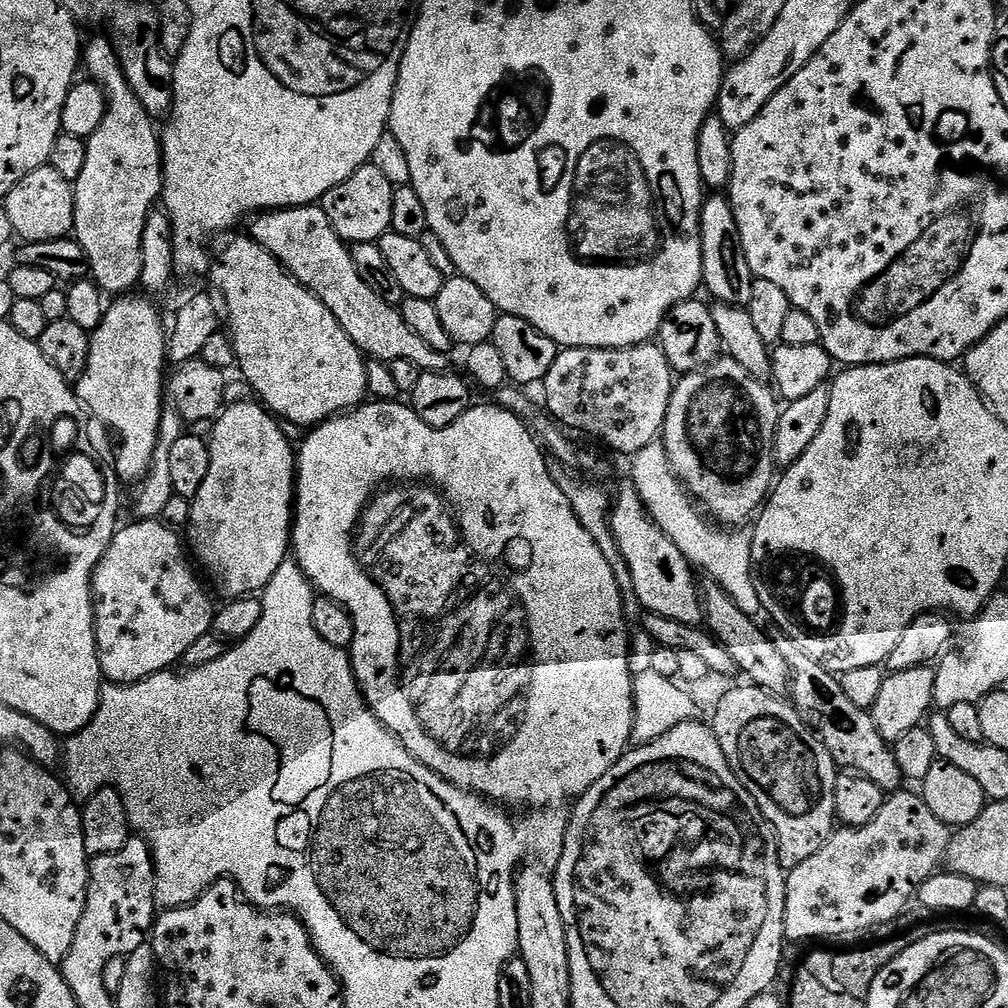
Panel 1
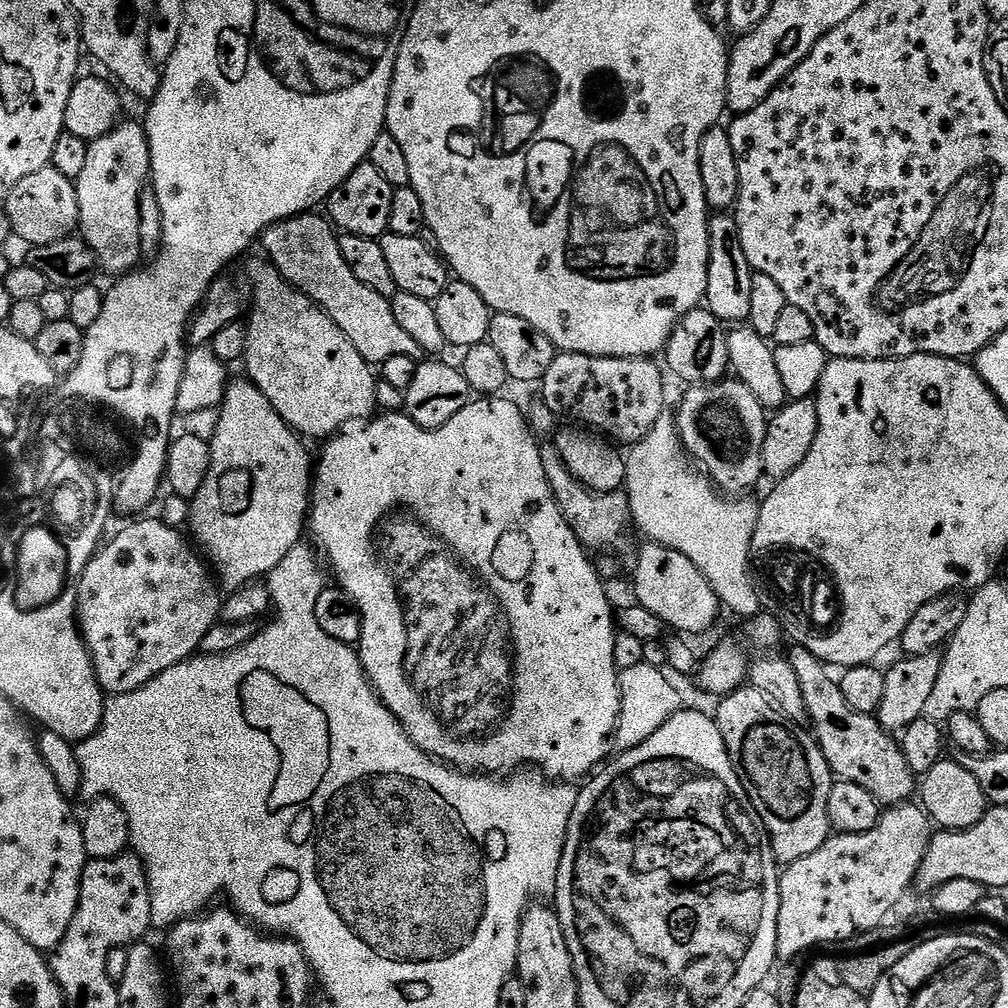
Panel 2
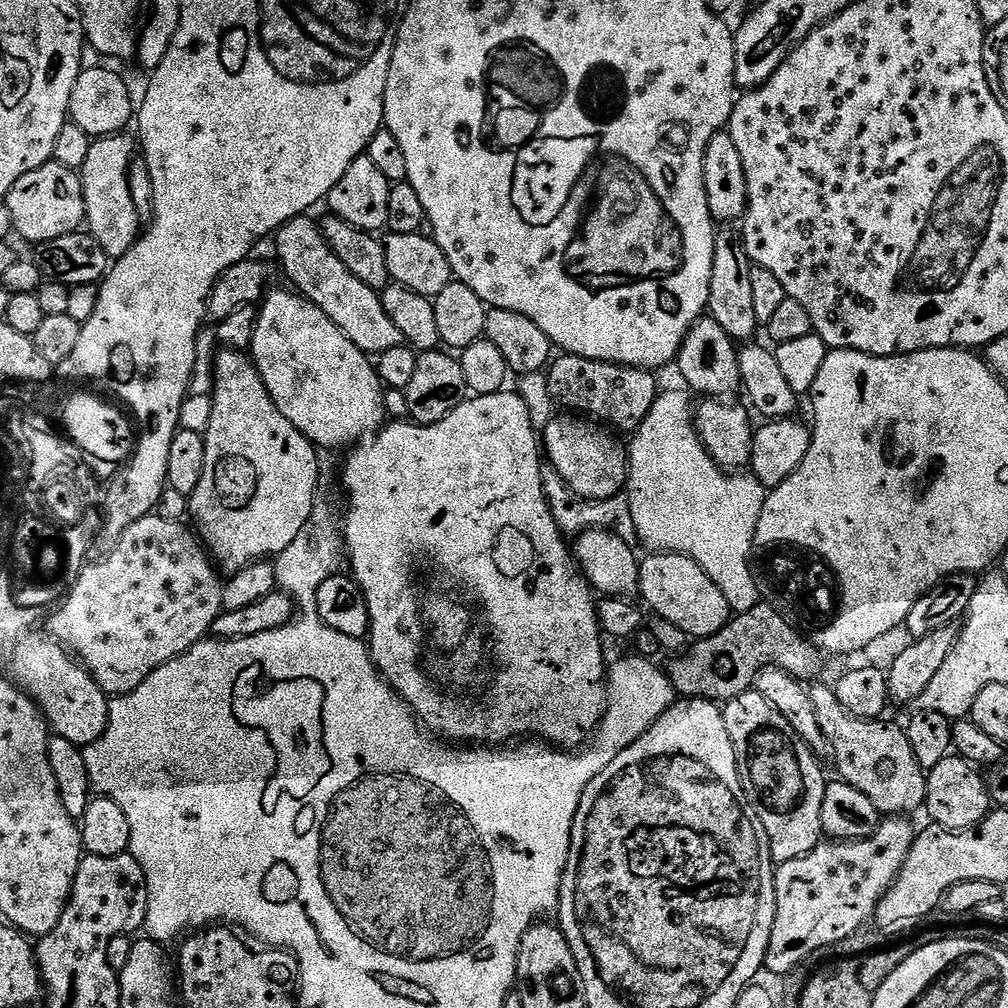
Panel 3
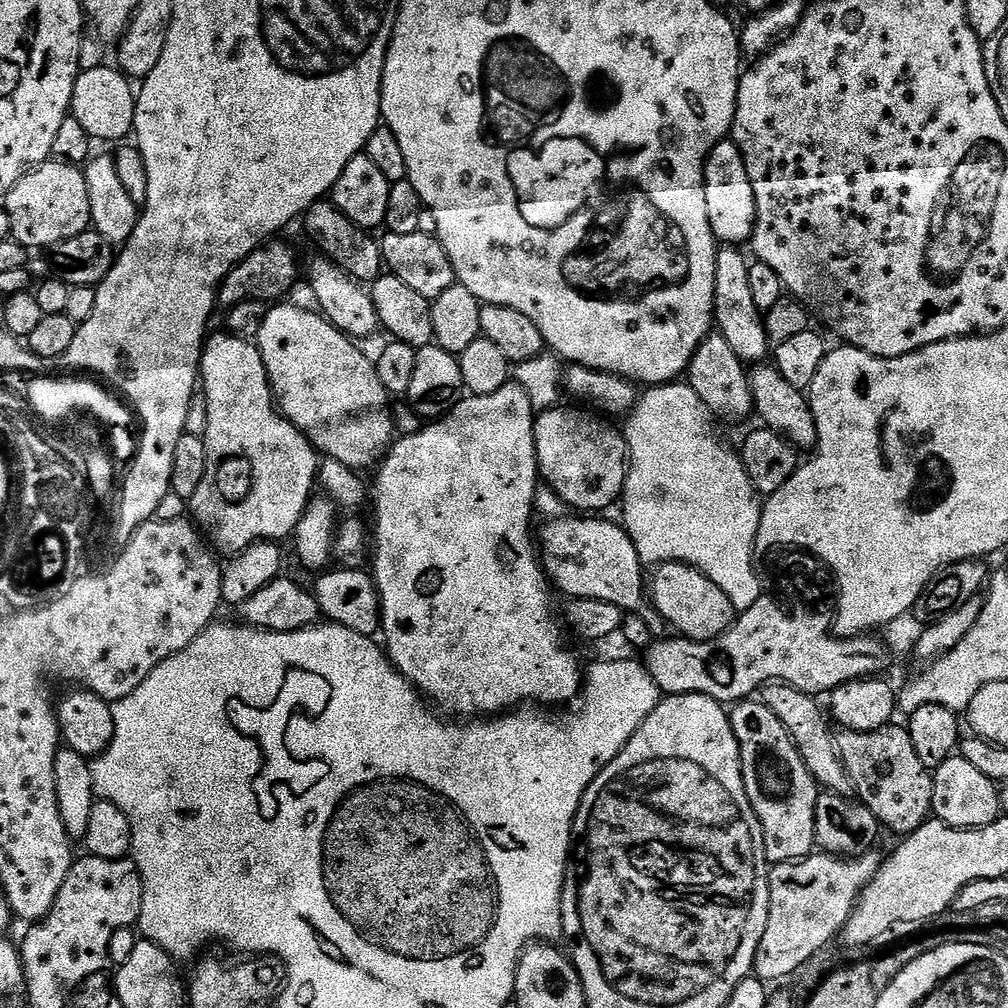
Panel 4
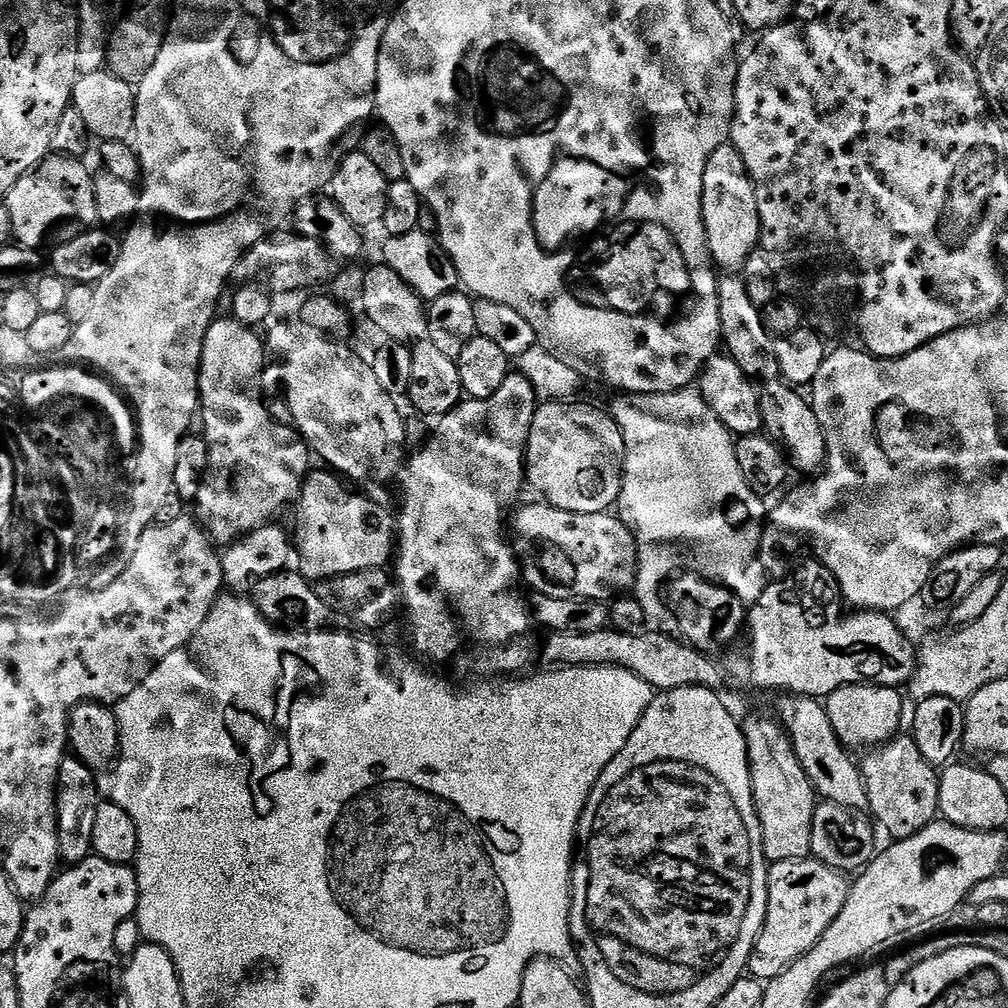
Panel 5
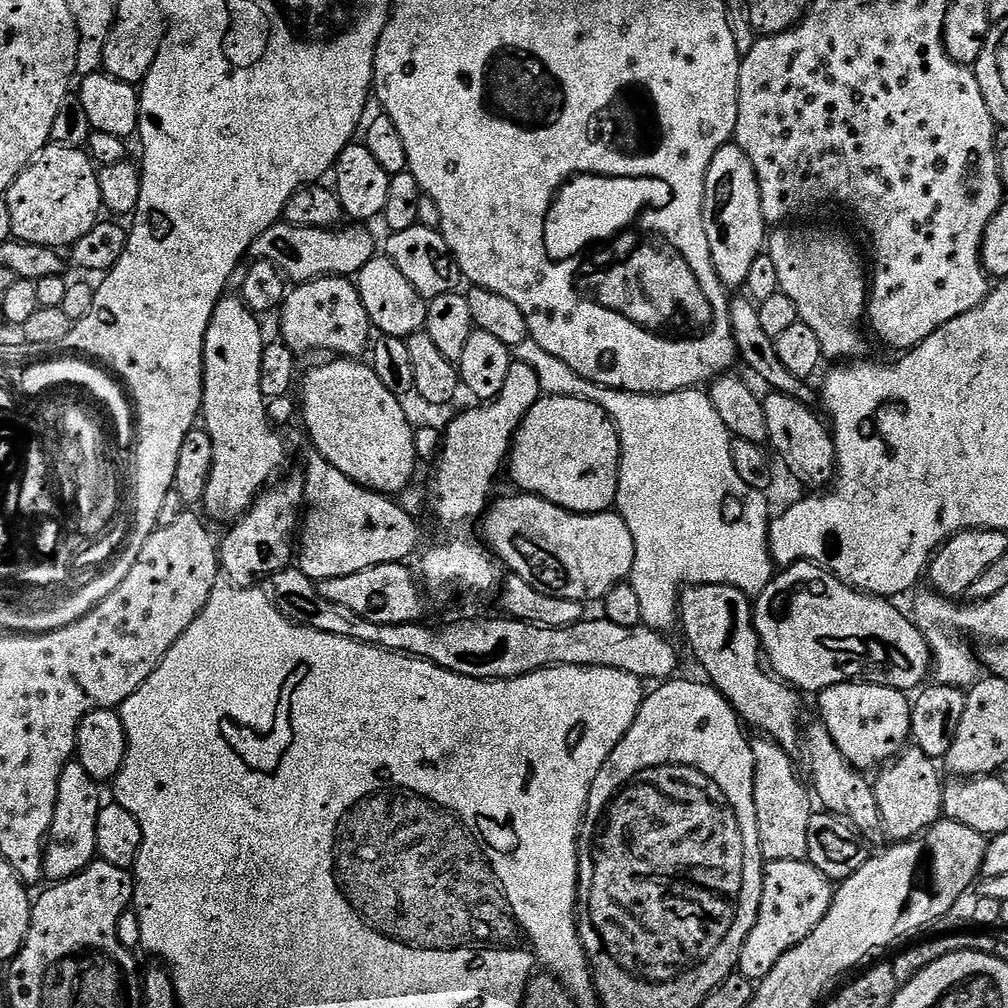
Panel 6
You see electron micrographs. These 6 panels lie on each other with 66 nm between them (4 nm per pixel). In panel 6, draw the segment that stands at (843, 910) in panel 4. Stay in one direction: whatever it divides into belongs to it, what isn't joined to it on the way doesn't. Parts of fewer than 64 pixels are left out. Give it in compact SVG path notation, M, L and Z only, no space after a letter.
M769 860L764 865L762 902L758 906L758 918L754 930L746 938L740 951L739 975L754 982L764 980L778 966L780 959L794 946L798 946L826 918L834 895L833 881L822 870L807 860L778 862Z

